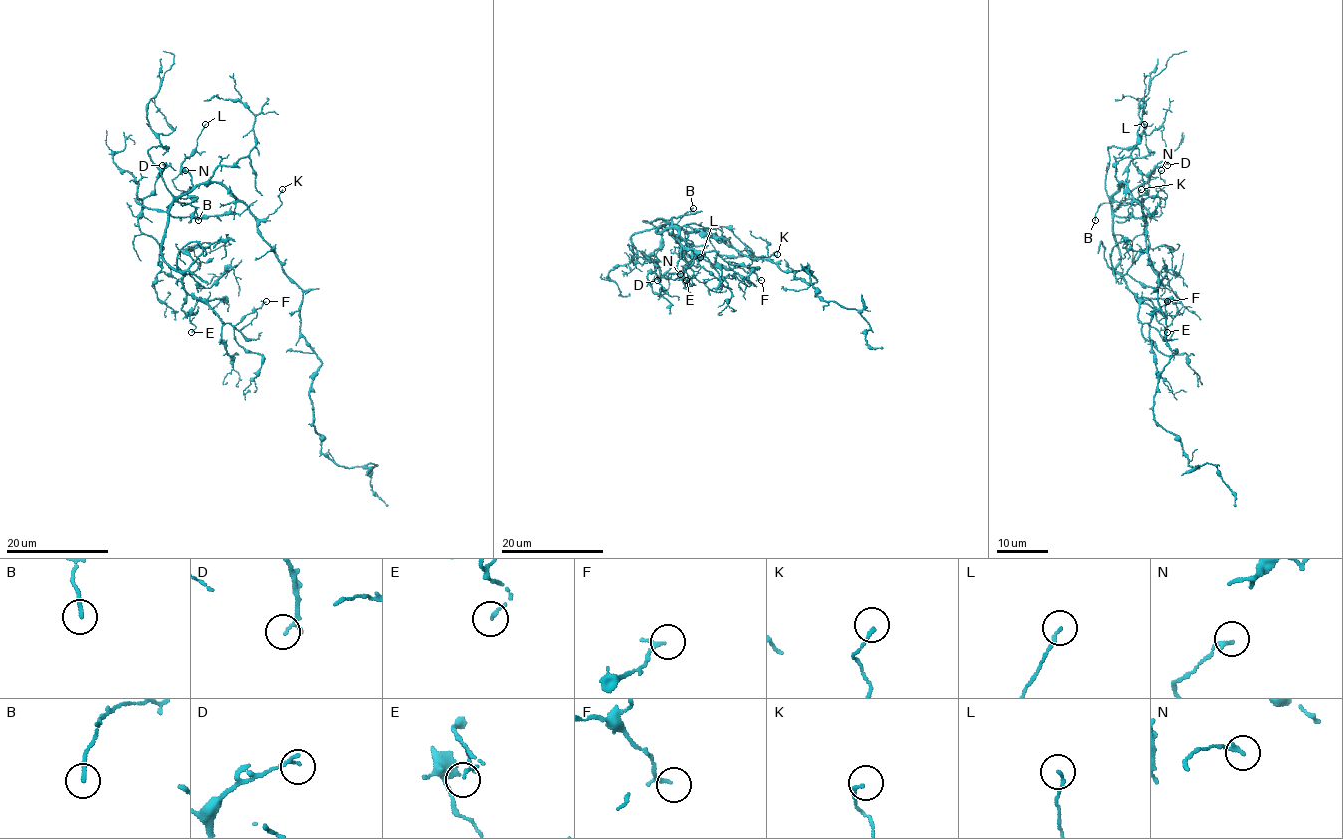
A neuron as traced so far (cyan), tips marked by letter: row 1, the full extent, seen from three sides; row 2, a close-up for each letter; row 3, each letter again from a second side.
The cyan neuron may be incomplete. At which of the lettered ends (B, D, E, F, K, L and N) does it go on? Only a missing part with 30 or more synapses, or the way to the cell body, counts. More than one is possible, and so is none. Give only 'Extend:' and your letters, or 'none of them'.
Extend: none of them

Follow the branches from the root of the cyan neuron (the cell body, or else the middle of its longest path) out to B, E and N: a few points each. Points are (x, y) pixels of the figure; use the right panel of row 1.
B: (1146, 225), (1142, 207), (1123, 183), (1113, 197), (1114, 202), (1099, 205), (1095, 220)
E: (1146, 225), (1142, 207), (1120, 183), (1111, 203), (1120, 256), (1115, 271), (1138, 299), (1152, 302), (1167, 332)
N: (1146, 225), (1142, 207), (1123, 183), (1113, 195), (1118, 202), (1141, 203), (1165, 185), (1160, 177), (1161, 170)

